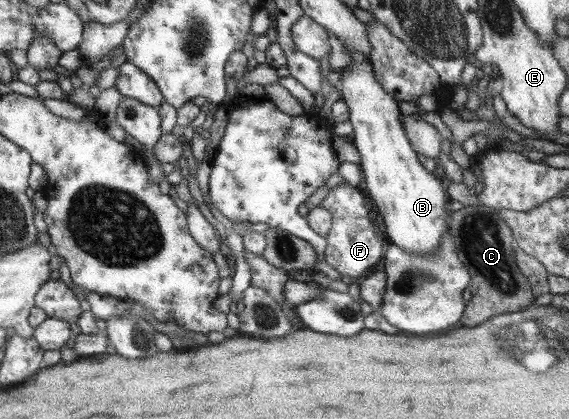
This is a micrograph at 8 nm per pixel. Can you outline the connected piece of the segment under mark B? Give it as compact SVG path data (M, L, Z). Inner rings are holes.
M349 49L348 52L351 56L351 62L347 67L340 69L339 89L342 94L341 99L349 108L348 119L354 130L350 141L360 154L360 167L365 176L365 188L377 206L379 214L383 216L386 233L393 245L417 254L435 252L439 248L442 234L449 229L446 216L448 194L445 194L441 180L437 180L433 174L429 174L423 168L423 164L417 160L416 150L414 146L411 146L412 142L404 129L398 100L379 84L370 57L353 49Z

